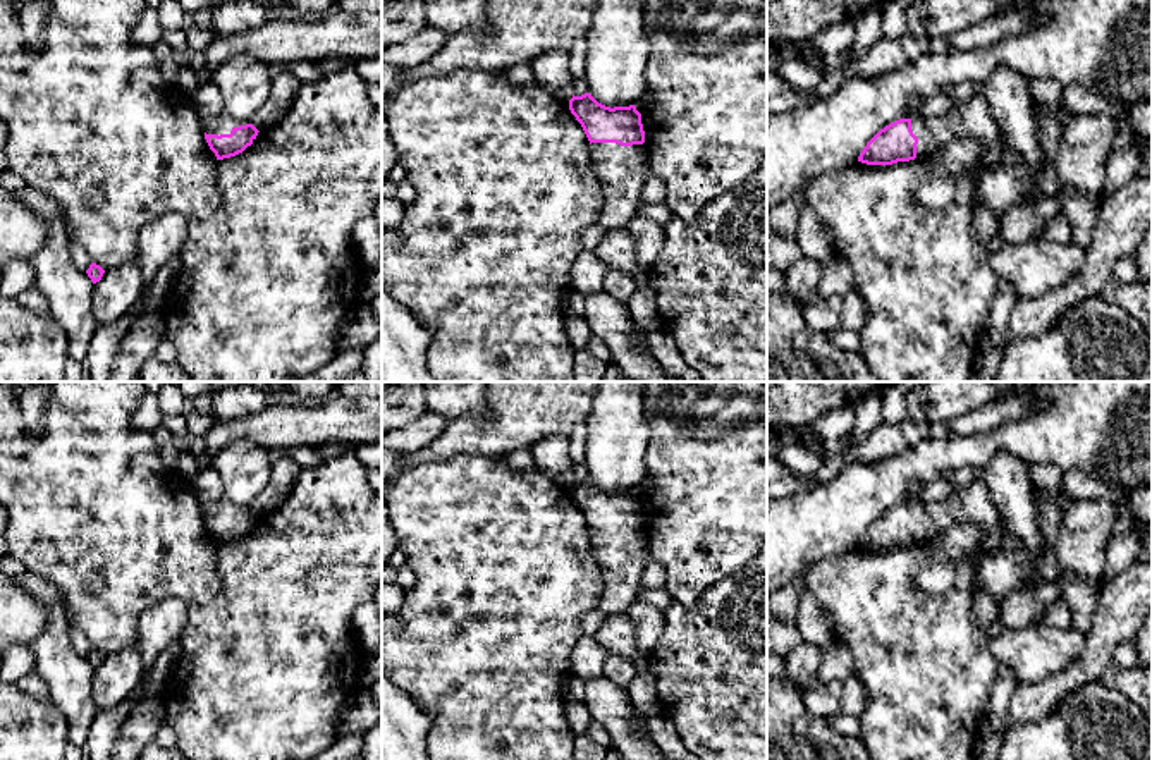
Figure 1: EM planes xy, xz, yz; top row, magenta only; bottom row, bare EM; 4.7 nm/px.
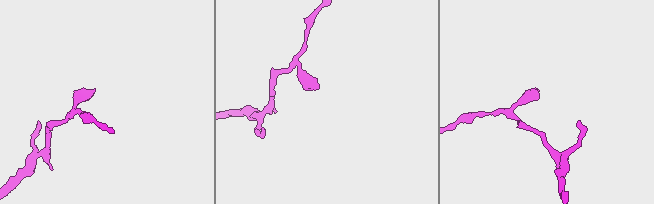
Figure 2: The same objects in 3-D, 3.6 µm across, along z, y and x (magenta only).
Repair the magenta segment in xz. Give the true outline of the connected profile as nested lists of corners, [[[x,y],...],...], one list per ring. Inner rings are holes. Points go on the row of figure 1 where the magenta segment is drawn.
[[[590,93],[573,95],[569,110],[590,141],[591,165],[602,186],[597,225],[626,229],[636,217],[643,182],[650,175],[641,113],[634,105],[605,107]]]

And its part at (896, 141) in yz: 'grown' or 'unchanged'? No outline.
grown

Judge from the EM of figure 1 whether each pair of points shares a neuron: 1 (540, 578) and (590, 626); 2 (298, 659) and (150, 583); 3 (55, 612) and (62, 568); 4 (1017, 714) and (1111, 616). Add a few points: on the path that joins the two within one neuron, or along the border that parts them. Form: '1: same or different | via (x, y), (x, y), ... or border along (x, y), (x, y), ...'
1: different | border along (595, 609), (582, 618), (582, 633)
2: different | border along (222, 580), (214, 597), (188, 604)
3: different | border along (28, 571), (47, 578), (64, 599)
4: same | via (1046, 695), (1066, 681), (1099, 645)

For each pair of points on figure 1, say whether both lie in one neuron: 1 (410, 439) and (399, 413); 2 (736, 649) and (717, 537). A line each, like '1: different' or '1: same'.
1: different
2: different

